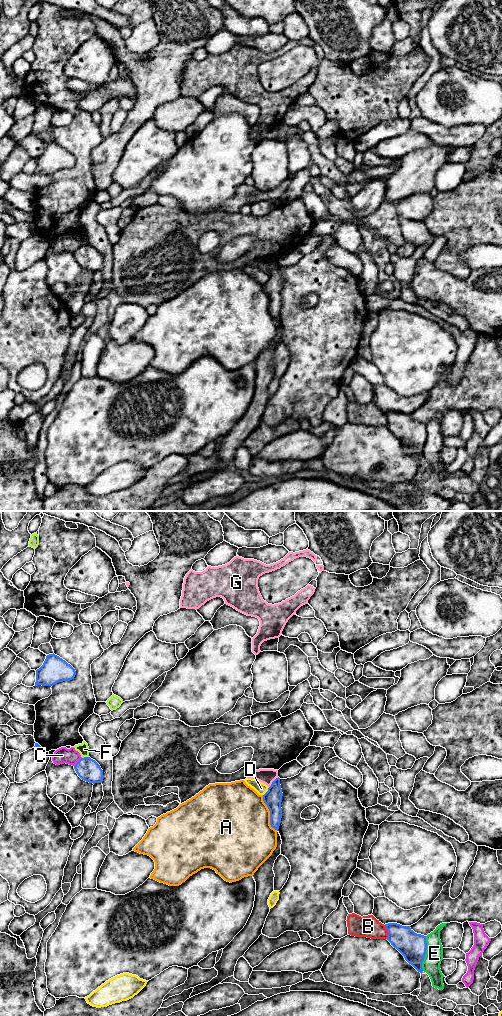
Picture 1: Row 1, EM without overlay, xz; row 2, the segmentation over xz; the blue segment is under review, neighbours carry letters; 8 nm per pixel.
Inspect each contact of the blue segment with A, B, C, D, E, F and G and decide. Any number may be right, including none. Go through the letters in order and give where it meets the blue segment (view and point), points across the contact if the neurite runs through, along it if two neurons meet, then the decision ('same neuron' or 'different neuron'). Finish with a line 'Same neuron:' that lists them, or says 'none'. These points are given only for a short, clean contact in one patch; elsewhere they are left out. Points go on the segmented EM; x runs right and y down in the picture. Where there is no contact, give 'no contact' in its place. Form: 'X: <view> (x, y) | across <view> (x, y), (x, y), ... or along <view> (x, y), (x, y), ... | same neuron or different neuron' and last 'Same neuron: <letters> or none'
A: xz (270, 814) | different neuron
B: xz (388, 932) | different neuron
C: xz (77, 762) | different neuron
D: xz (267, 791) | different neuron
E: xz (425, 953) | different neuron
F: xz (85, 757) | different neuron
G: xz (272, 782) | along xz (278, 777), (269, 787) | different neuron
Same neuron: none

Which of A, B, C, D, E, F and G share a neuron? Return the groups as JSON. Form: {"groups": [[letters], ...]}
{"groups": [["A"], ["B"], ["C"], ["D"], ["E"], ["F"], ["G"]]}

